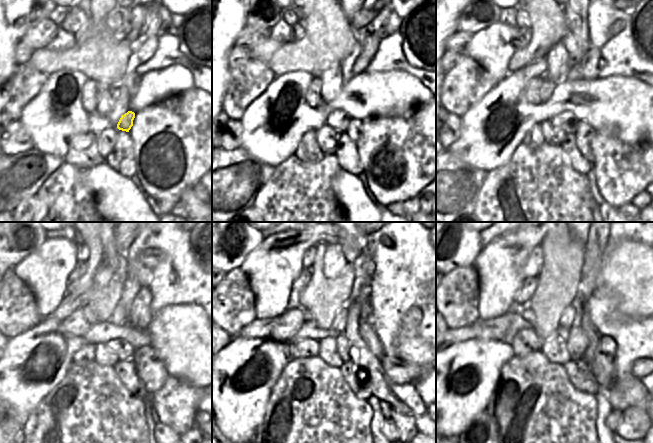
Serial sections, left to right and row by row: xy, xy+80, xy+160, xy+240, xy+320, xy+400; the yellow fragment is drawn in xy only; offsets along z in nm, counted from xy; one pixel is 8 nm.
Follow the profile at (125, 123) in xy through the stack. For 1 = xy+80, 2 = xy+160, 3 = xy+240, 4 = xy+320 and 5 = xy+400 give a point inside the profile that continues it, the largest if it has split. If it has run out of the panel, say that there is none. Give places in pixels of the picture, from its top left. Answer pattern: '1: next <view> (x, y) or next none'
1: next xy+80 (355, 126)
2: next xy+160 (584, 134)
3: next xy+240 (140, 356)
4: next xy+320 (397, 370)
5: next xy+400 (639, 369)

